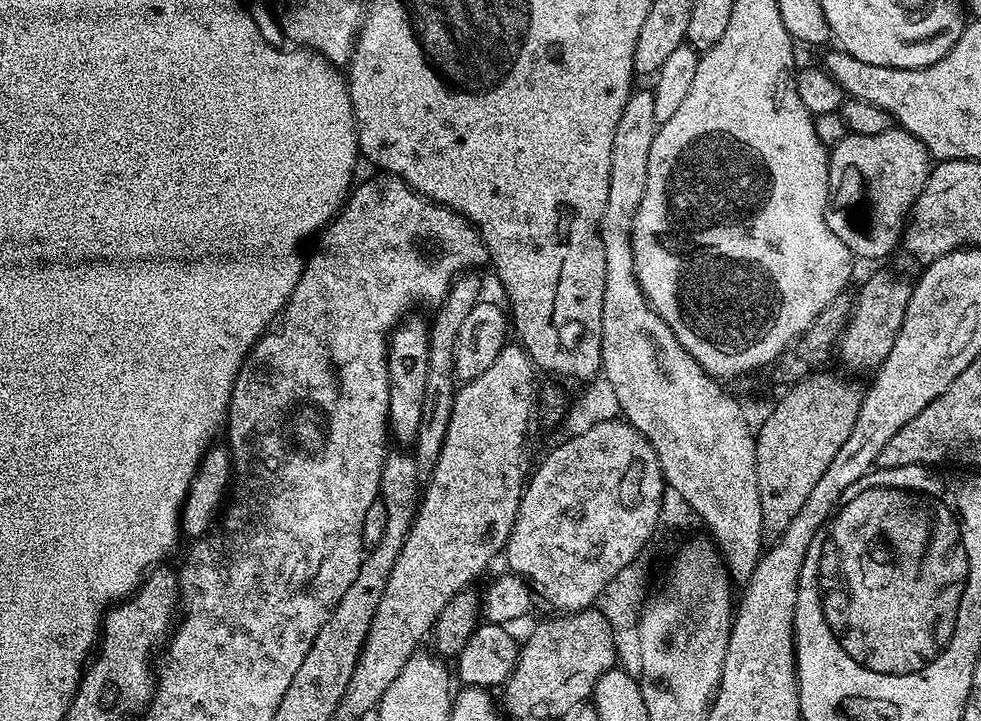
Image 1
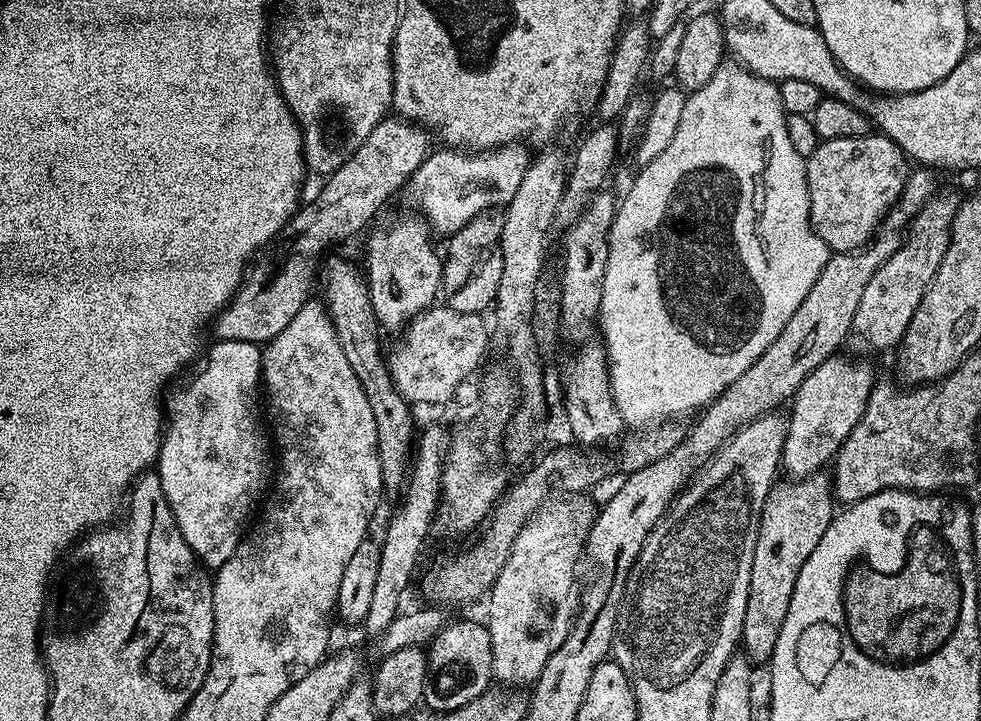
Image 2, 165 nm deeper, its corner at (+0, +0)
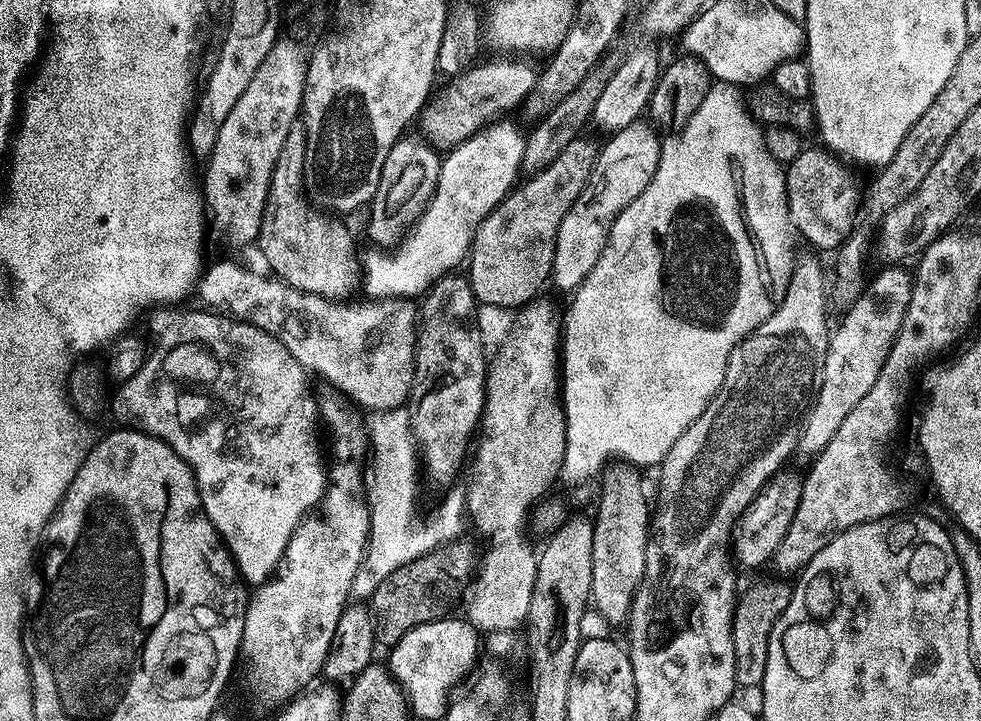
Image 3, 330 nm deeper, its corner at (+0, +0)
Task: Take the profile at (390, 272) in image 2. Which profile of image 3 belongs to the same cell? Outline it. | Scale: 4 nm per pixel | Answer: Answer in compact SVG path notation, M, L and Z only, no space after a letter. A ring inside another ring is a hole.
M402 138L386 154L378 190L367 209L368 236L384 248L400 244L436 193L441 157L427 143L419 143L411 144L408 138Z

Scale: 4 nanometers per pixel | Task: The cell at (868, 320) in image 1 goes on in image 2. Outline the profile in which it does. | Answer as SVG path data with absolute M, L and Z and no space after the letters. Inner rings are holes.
M844 354L832 356L814 369L798 386L790 401L792 412L788 416L788 433L780 455L783 475L801 480L831 465L836 451L844 445L854 426L858 426L872 387L877 383L878 376L872 373L866 361L847 360Z

